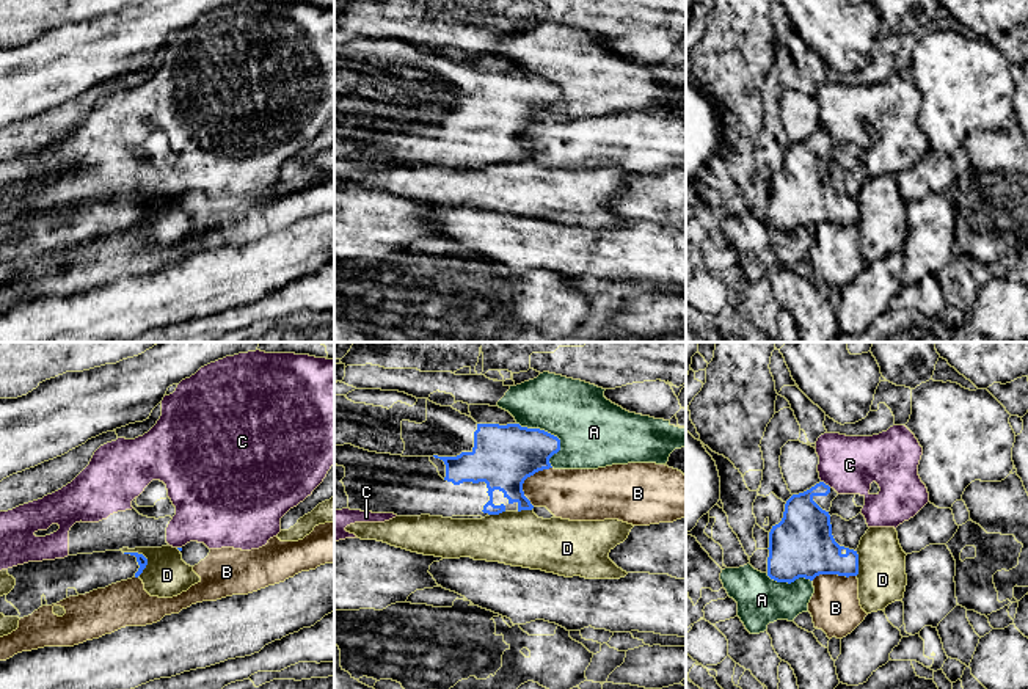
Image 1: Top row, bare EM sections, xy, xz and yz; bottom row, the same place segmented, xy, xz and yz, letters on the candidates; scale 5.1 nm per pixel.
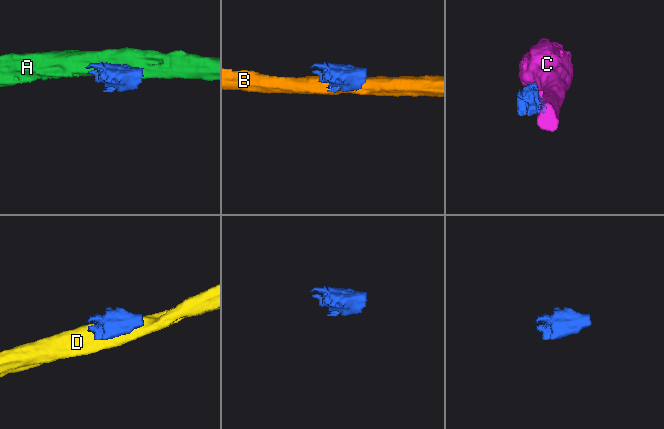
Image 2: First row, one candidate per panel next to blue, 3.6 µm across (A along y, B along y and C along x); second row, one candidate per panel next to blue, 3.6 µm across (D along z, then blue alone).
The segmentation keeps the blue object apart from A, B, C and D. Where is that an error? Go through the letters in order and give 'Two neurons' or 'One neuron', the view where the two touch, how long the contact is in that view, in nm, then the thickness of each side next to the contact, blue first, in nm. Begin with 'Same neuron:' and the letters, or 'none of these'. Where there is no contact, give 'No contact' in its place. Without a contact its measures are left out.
Same neuron: none of these
A: Two neurons. Touches blue in xz. Shared border 300 nm. Thickness 300 nm (blue) against 360 nm
B: Two neurons. Touches blue in xz. Shared border 220 nm. Thickness 320 nm (blue) against 260 nm
C: Two neurons. Touches blue in yz. Shared border 70 nm. Thickness 260 nm (blue) against 300 nm
D: Two neurons. Touches blue in xy. Shared border 150 nm. Thickness 50 nm (blue) against 220 nm

